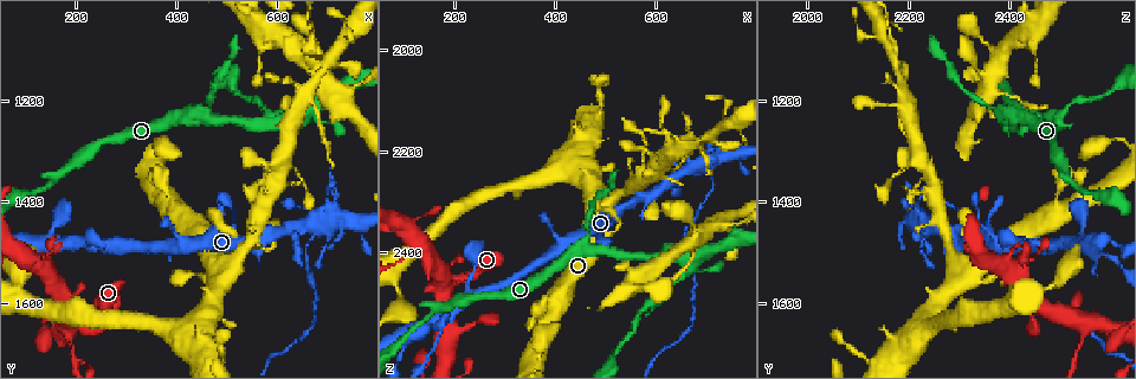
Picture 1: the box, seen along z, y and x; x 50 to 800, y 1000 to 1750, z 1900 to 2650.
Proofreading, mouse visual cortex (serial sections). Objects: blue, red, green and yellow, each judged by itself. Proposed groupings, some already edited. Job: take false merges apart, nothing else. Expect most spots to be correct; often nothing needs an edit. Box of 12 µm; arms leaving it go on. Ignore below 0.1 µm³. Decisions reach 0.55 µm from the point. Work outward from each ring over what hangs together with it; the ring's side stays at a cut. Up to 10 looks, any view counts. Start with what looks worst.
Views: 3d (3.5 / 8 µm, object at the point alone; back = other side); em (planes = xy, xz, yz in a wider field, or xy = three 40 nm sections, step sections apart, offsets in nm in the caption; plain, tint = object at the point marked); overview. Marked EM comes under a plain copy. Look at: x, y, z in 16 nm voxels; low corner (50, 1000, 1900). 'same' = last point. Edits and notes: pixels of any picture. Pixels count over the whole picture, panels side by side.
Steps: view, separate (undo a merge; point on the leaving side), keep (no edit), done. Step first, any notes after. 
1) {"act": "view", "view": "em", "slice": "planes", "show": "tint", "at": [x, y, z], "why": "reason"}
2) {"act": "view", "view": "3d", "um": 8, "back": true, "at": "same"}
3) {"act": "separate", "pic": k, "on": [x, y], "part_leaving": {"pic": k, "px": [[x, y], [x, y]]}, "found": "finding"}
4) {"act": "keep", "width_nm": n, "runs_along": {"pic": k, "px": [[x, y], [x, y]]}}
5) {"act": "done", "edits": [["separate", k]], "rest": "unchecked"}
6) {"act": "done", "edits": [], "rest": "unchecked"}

{"act": "view", "view": "3d", "um": 3.5, "at": [720, 1375, 2235], "why": "abrupt turn"}

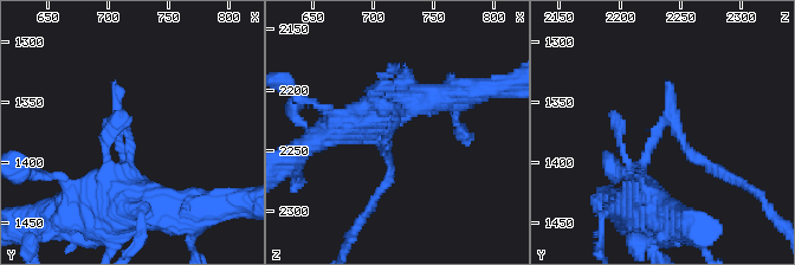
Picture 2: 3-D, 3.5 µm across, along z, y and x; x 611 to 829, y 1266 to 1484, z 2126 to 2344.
{"act": "view", "view": "em", "slice": "xy", "step": 2, "show": "tint", "at": [718, 1378, 2230], "why": "need the tissue"}

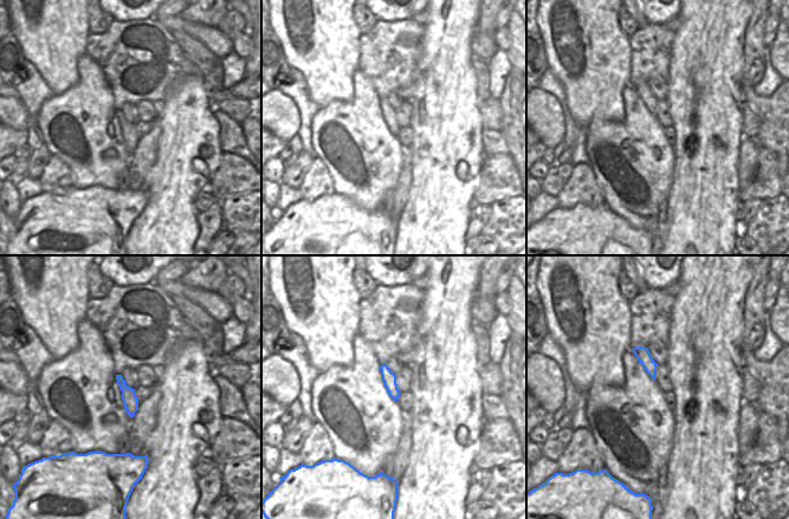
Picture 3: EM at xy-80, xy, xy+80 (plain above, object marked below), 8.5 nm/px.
{"act": "separate", "pic": 2, "on": [686, 150], "part_leaving": {"pic": 2, "px": [[645, 155], [672, 120], [697, 160], [715, 167]]}, "found": "a second cell is stuck on"}

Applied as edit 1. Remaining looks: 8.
{"act": "view", "view": "3d", "um": 3.5, "at": [660, 1225, 2430], "why": "three arms meet"}

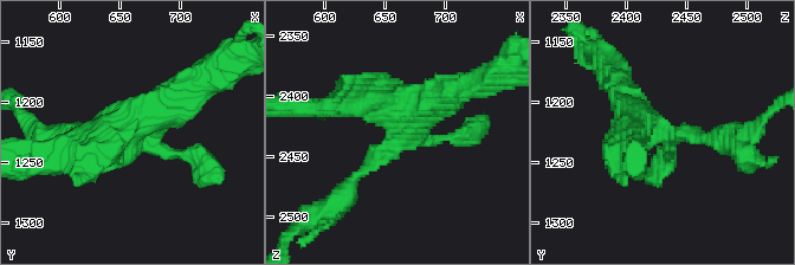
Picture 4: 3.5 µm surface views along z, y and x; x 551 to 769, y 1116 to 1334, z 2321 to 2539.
{"act": "view", "view": "em", "slice": "xy", "step": 3, "show": "tint", "at": [662, 1224, 2428]}

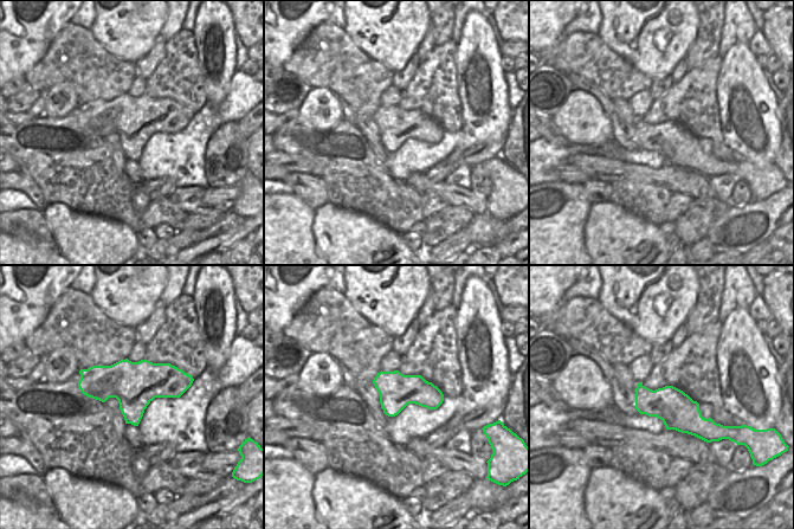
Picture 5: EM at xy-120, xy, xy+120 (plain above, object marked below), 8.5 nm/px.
{"act": "keep", "runs_along": {"pic": 4, "px": [[336, 107], [401, 112], [361, 173]]}, "found": "all the same cell"}

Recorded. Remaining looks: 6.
{"act": "view", "view": "3d", "um": 3.5, "at": [700, 1130, 2175], "why": "calibre changes"}

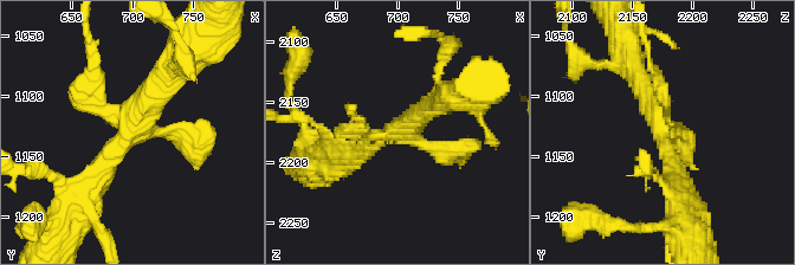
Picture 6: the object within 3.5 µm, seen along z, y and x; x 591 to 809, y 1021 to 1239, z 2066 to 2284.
{"act": "view", "view": "em", "slice": "xy", "step": 1, "show": "tint", "at": [698, 1130, 2174]}

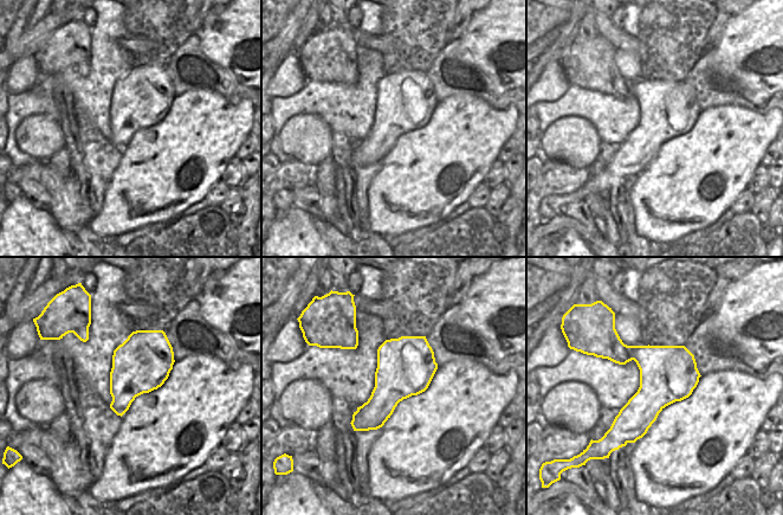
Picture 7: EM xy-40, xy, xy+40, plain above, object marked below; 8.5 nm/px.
{"act": "separate", "pic": 6, "on": [658, 78], "part_leaving": {"pic": 6, "px": [[666, 111], [642, 31]]}, "found": "a second cell is stuck on"}

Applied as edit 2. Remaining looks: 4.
{"act": "view", "view": "3d", "um": 3.5, "at": [125, 1510, 2400], "why": "three-way junction"}

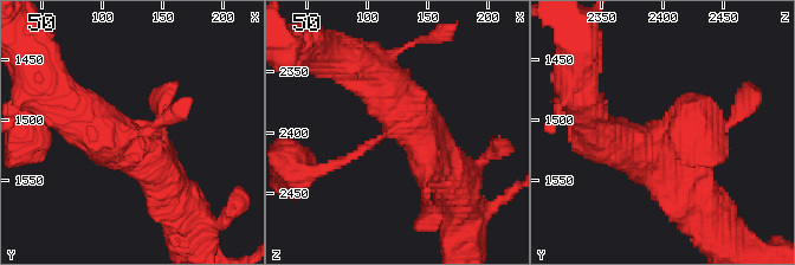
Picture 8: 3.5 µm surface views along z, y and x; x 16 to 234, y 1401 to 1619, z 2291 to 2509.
{"act": "view", "view": "em", "slice": "xy", "step": 2, "show": "tint", "at": [124, 1512, 2396], "arms": 3, "arm_widths_nm": [100, 600, 600]}

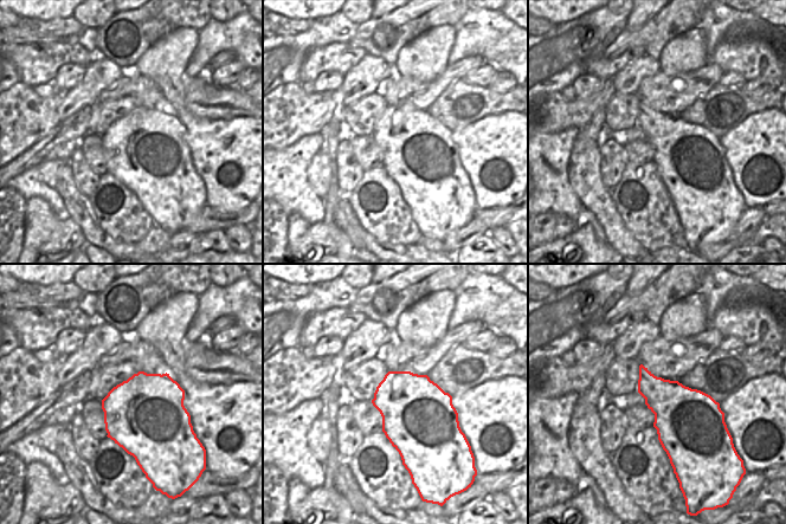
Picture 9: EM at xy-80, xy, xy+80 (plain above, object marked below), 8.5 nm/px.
{"act": "keep", "runs_along": {"pic": 8, "px": [[443, 163], [425, 130], [355, 60]]}, "found": "continuous, no second cell"}

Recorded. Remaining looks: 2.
{"act": "done", "edits": [["separate", 2], ["separate", 6]], "rest": "unchecked"}

